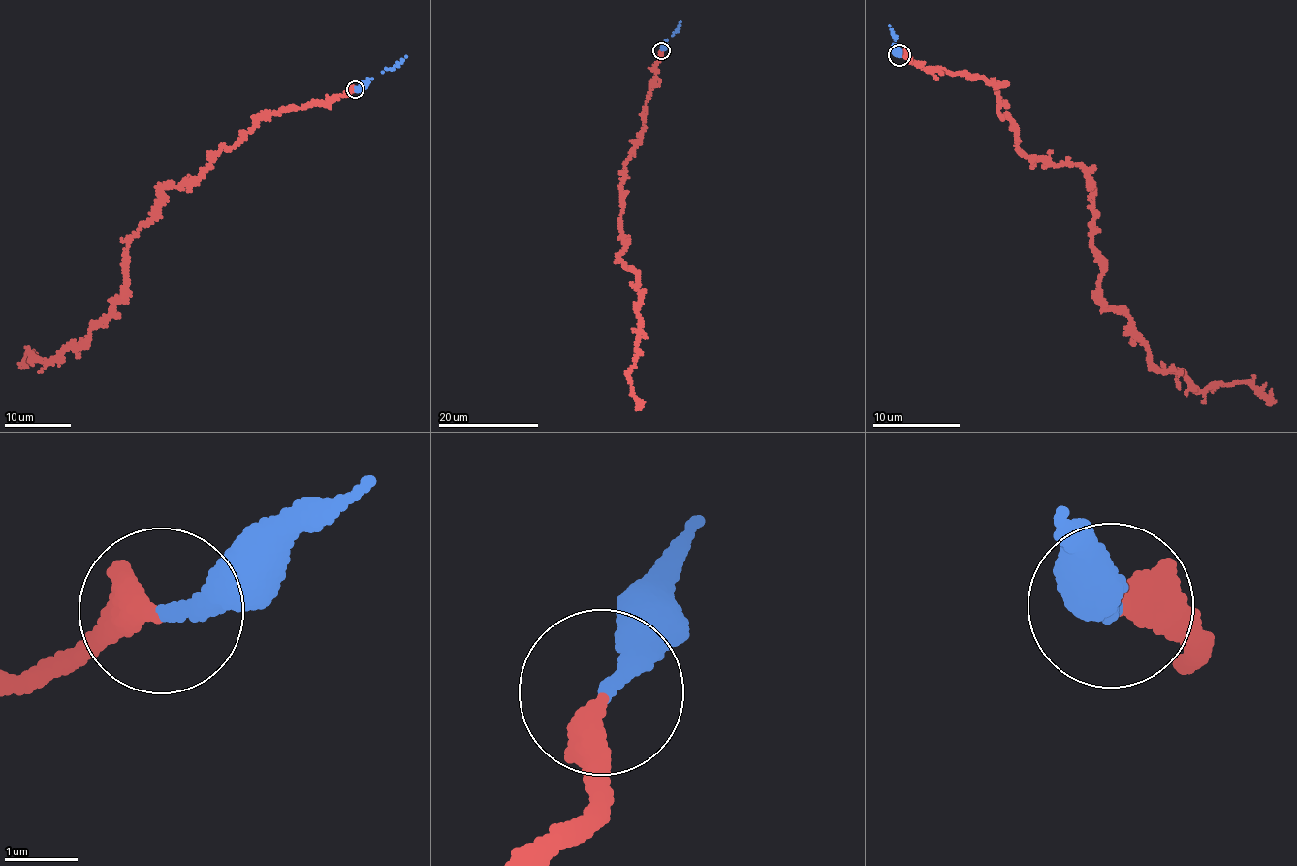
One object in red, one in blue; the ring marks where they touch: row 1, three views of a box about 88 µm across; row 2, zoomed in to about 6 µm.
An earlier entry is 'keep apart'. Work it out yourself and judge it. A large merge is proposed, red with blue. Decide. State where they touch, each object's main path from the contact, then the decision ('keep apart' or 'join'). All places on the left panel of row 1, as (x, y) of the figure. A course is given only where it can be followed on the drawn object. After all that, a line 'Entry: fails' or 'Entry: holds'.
(355, 89) | red via (355, 90), (270, 112), (203, 175), (167, 184), (127, 244), (111, 315), (47, 362), (29, 359), (34, 351) | blue via (355, 90), (407, 57) | keep apart
Entry: holds

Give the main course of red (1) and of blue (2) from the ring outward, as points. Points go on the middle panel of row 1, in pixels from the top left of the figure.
1: (661, 50), (621, 187), (628, 242), (618, 258), (634, 270), (642, 297), (629, 373), (631, 393), (642, 401)
2: (661, 50), (681, 21)

